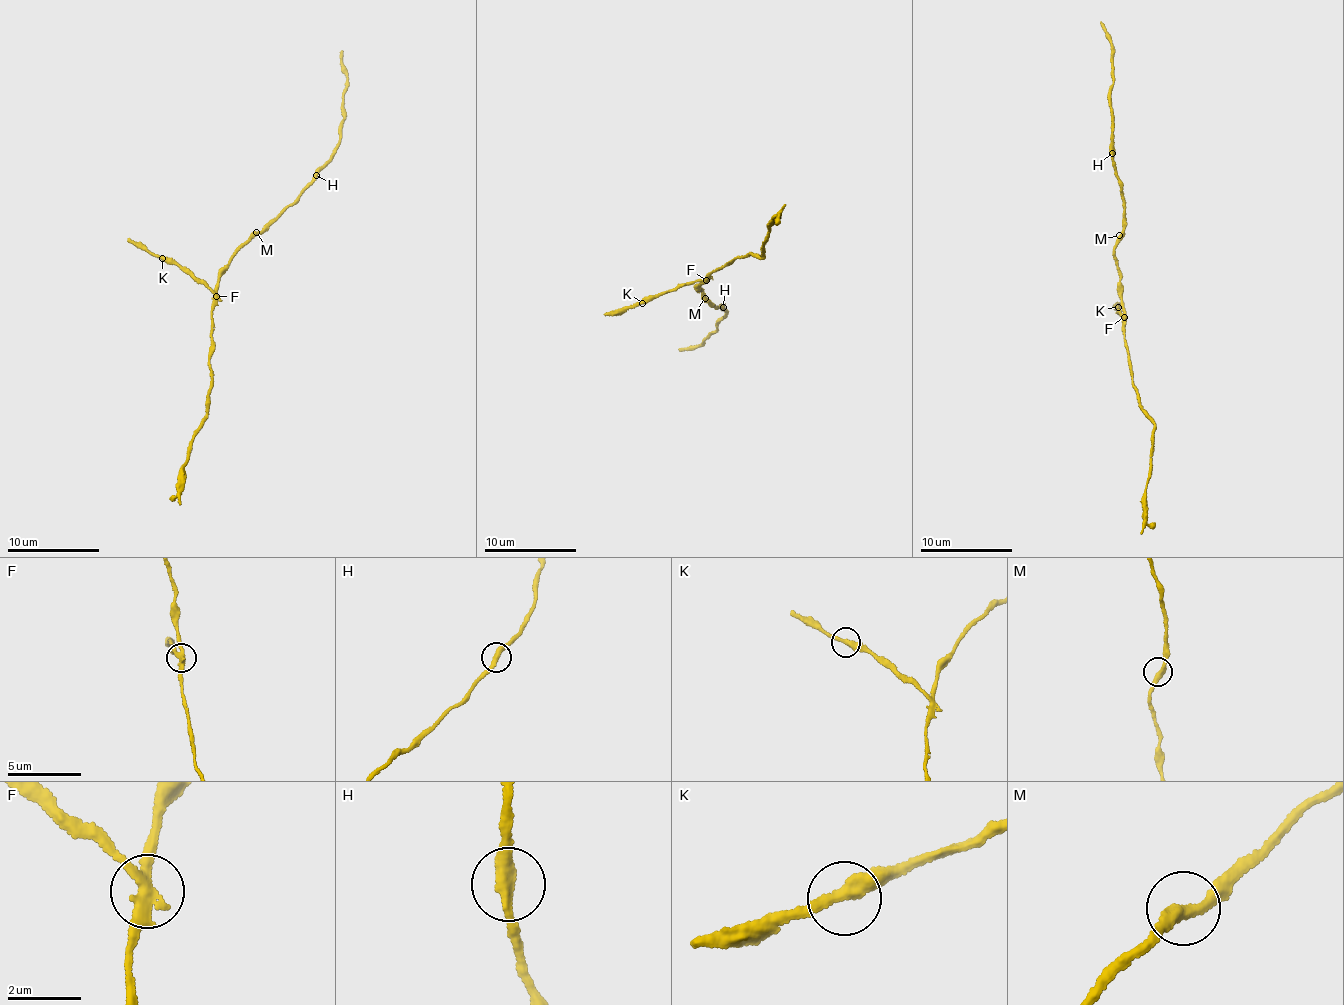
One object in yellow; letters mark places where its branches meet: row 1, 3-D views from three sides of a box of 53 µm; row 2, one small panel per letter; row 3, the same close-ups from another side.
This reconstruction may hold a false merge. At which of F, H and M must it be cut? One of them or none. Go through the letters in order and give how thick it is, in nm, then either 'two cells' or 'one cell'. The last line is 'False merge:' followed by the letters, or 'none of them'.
F: calibre 320 nm; two cells
H: calibre 360 nm; one cell
M: calibre 360 nm; one cell
False merge: F

